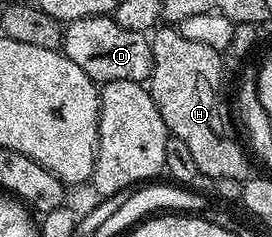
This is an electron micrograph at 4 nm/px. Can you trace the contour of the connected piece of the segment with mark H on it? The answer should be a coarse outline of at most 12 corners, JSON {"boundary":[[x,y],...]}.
{"boundary":[[159,29],[148,89],[199,175],[245,182],[223,55]]}

